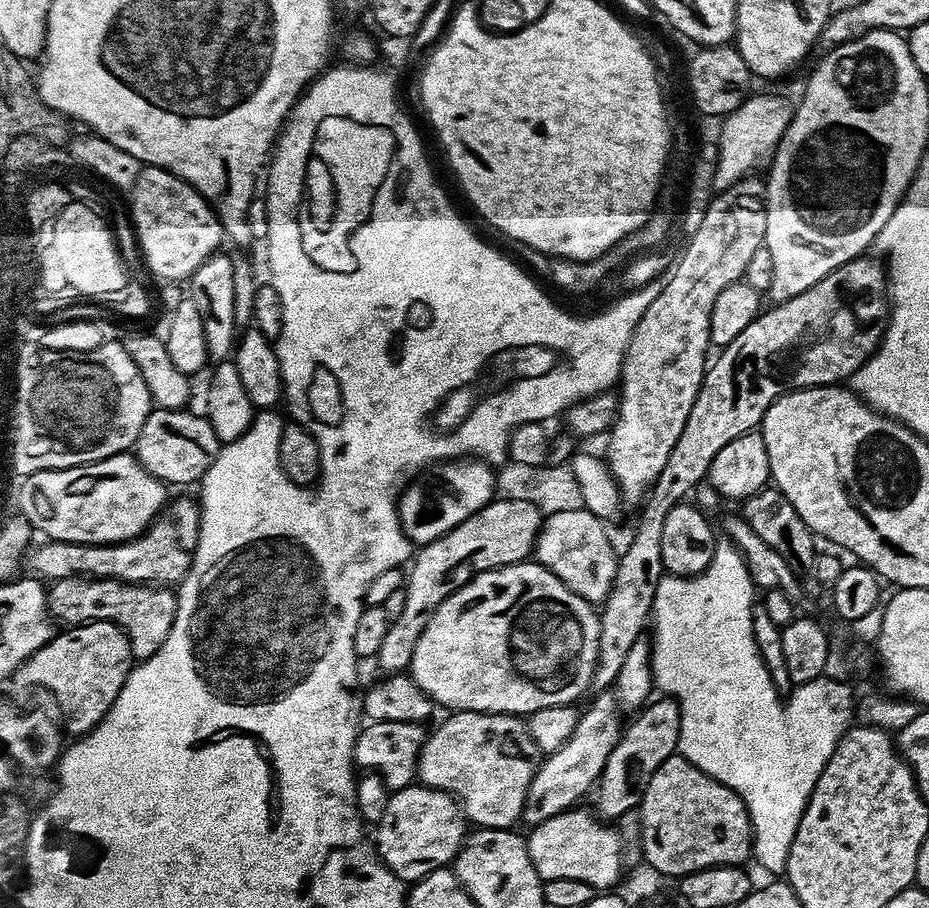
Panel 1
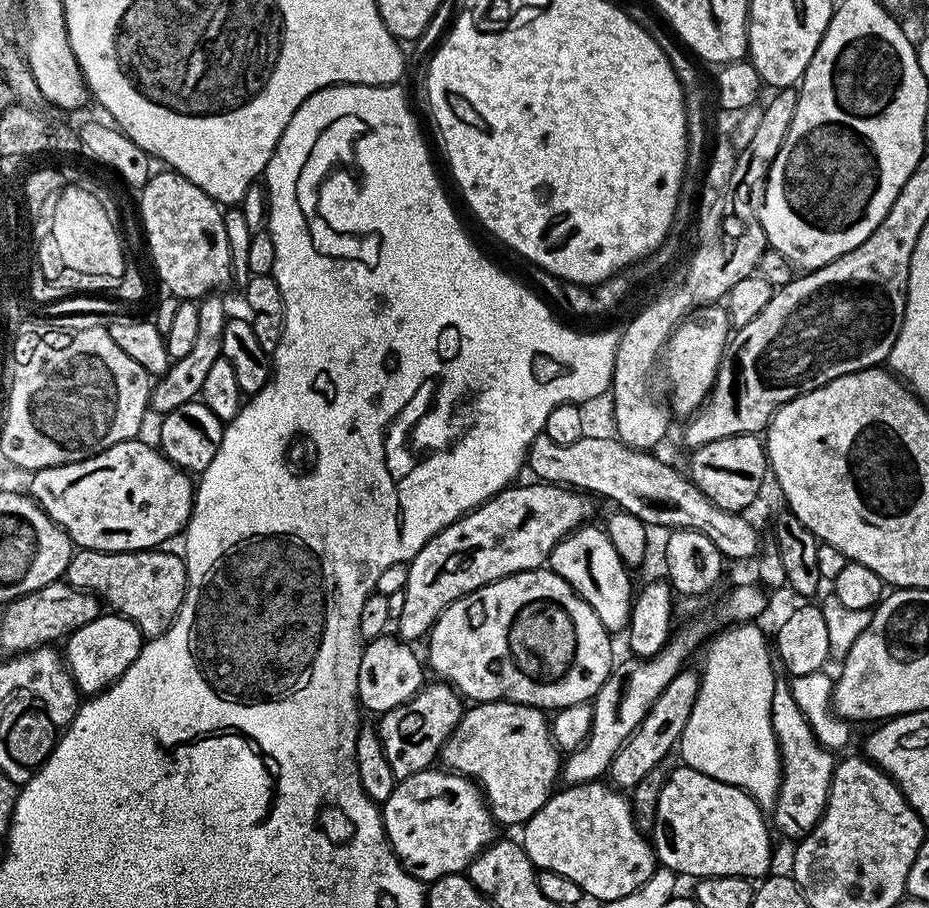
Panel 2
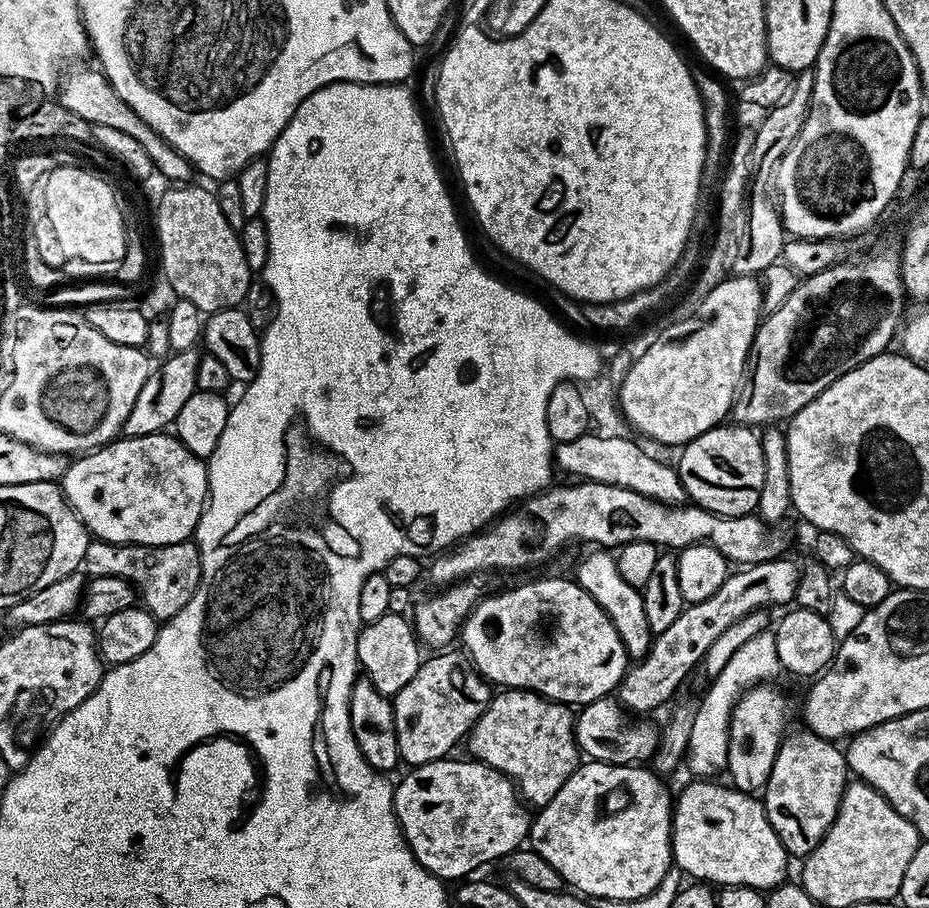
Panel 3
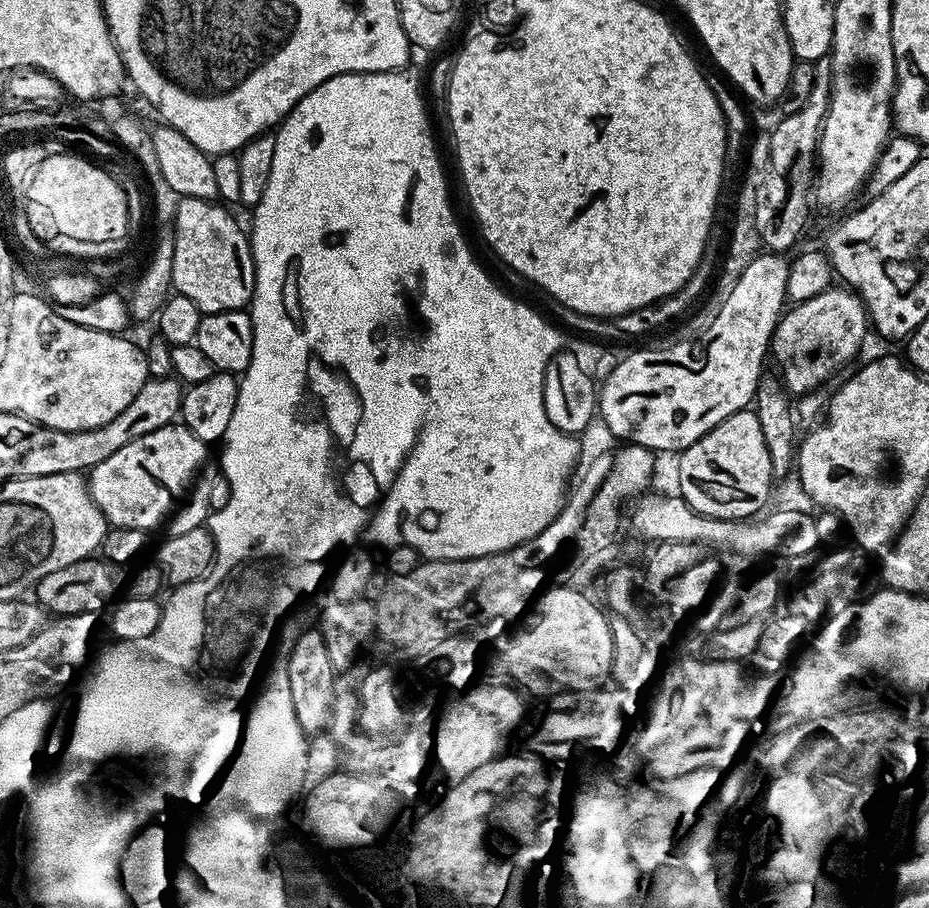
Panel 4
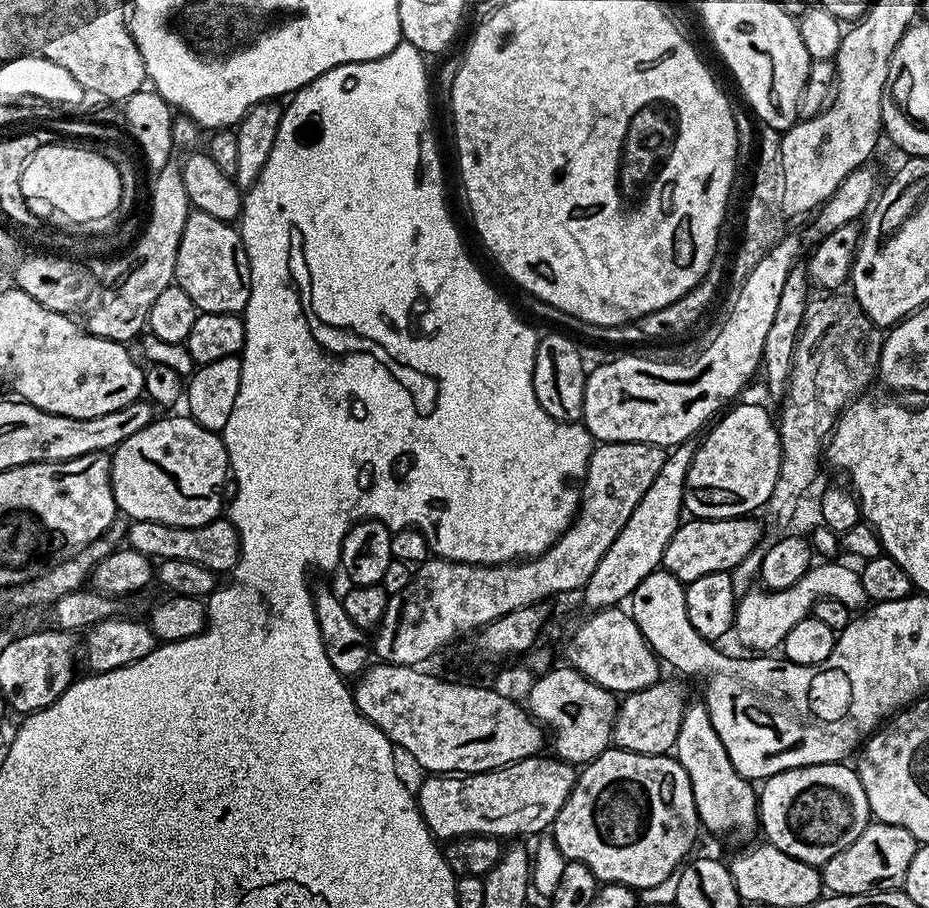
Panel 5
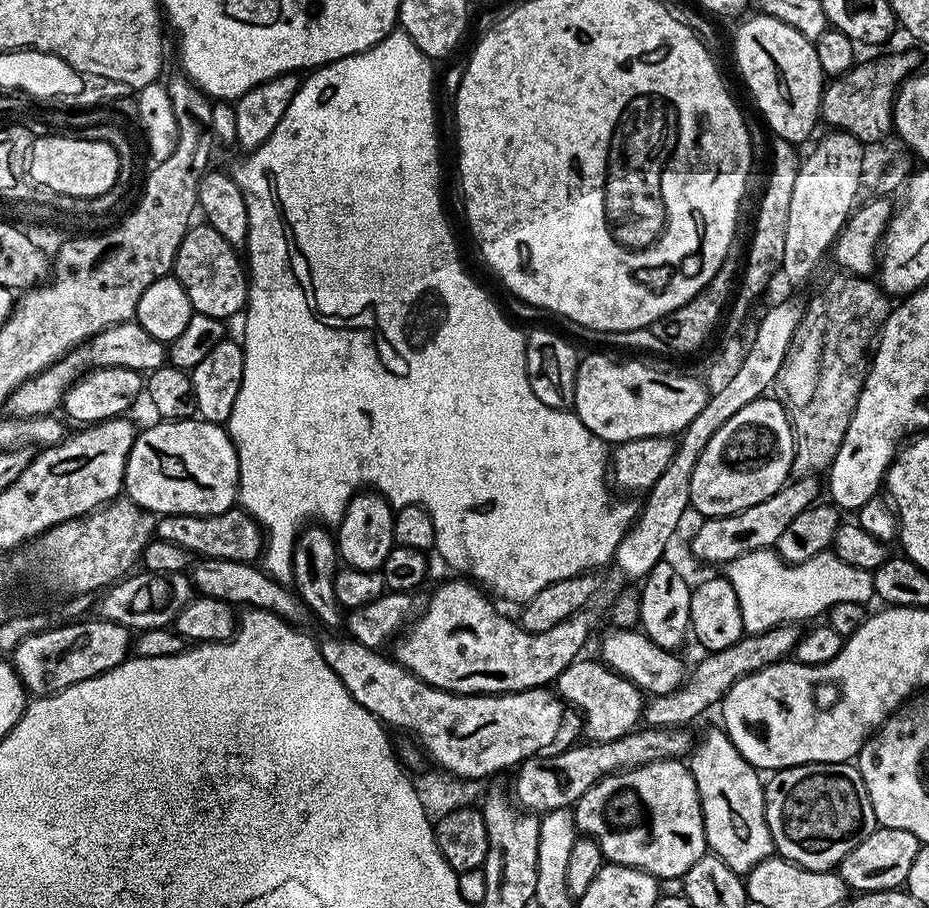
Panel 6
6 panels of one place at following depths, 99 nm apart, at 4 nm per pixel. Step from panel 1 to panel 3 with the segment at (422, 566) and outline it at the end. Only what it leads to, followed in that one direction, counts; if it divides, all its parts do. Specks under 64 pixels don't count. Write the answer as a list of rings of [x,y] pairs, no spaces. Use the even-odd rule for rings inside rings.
[[[586,480],[583,482],[568,482],[572,484],[560,484],[555,488],[555,486],[549,486],[544,489],[543,492],[538,492],[534,496],[529,496],[517,503],[515,507],[511,510],[503,513],[499,518],[492,521],[487,528],[474,533],[472,536],[466,537],[465,540],[461,540],[459,544],[455,545],[451,550],[444,550],[435,557],[436,560],[432,565],[427,565],[426,568],[426,580],[432,584],[432,586],[447,586],[450,584],[455,584],[457,580],[462,580],[465,578],[476,578],[479,577],[479,572],[516,572],[519,568],[532,568],[535,564],[542,564],[546,560],[550,559],[552,555],[555,554],[559,548],[564,548],[567,546],[571,540],[585,540],[586,543],[592,544],[588,546],[603,546],[608,550],[616,550],[621,547],[623,544],[628,543],[638,543],[649,541],[652,544],[655,544],[657,547],[666,548],[670,550],[679,550],[681,548],[688,548],[690,545],[706,543],[713,545],[720,553],[723,554],[731,563],[747,566],[750,564],[761,564],[763,561],[770,561],[774,559],[779,559],[785,552],[783,552],[792,542],[792,536],[788,529],[784,528],[785,526],[776,526],[771,528],[769,525],[766,525],[763,520],[760,519],[759,515],[749,514],[747,516],[718,516],[715,512],[706,511],[704,508],[701,508],[699,505],[693,504],[684,504],[684,505],[666,505],[661,503],[658,500],[652,500],[646,498],[642,494],[638,494],[634,490],[626,490],[622,486],[614,486],[613,484],[599,484],[593,480]]]

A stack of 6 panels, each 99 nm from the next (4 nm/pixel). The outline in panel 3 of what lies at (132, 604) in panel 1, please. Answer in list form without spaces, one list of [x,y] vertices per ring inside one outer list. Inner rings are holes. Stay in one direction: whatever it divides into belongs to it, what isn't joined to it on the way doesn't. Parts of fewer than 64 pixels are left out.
[[[89,539],[84,555],[83,571],[89,577],[113,576],[132,583],[139,593],[138,600],[157,620],[172,620],[200,585],[200,552],[191,539],[181,544],[146,546],[145,544],[115,544],[105,540]]]

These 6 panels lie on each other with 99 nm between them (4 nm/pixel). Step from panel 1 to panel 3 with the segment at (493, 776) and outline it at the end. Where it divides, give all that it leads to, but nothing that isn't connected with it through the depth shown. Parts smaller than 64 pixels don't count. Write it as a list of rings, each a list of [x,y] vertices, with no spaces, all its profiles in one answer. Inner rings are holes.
[[[520,688],[500,690],[493,695],[488,709],[476,719],[468,733],[467,744],[475,759],[508,777],[516,785],[519,795],[535,806],[551,802],[582,760],[582,753],[576,746],[573,709]]]

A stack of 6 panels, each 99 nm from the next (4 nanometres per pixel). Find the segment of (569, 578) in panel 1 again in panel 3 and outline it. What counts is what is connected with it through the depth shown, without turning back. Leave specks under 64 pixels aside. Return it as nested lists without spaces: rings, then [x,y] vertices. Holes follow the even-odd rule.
[[[598,548],[589,552],[592,553],[579,564],[577,572],[574,573],[577,584],[602,606],[612,625],[618,630],[629,659],[634,662],[640,660],[647,654],[654,639],[654,633],[646,622],[643,593],[622,578],[617,559],[609,551]]]

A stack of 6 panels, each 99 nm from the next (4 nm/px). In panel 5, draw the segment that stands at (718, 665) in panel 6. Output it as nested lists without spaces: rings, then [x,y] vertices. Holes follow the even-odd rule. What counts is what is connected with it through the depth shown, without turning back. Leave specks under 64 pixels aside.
[[[667,678],[646,686],[637,692],[629,692],[619,701],[616,721],[612,727],[612,744],[625,748],[627,752],[637,752],[643,756],[662,756],[676,747],[679,727],[686,707],[684,692]]]

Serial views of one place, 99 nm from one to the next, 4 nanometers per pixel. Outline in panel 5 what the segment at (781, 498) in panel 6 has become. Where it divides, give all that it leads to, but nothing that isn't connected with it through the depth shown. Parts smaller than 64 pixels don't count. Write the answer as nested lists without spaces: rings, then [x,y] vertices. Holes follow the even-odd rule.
[[[747,515],[721,520],[685,519],[666,546],[662,566],[667,572],[673,572],[685,586],[702,578],[702,574],[730,573],[760,542],[761,521],[752,519],[756,518]]]

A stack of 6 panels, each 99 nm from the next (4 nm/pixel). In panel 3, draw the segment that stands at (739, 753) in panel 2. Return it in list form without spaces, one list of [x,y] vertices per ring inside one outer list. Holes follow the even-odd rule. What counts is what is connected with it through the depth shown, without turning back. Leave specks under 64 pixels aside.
[[[771,631],[758,634],[726,662],[726,666],[711,681],[708,693],[696,712],[696,717],[691,717],[690,742],[686,757],[686,768],[693,772],[696,778],[712,778],[715,772],[723,773],[728,766],[728,723],[732,721],[732,707],[737,700],[753,687],[757,682],[768,682],[771,676],[781,675],[782,669],[778,650],[776,649],[776,637]]]

